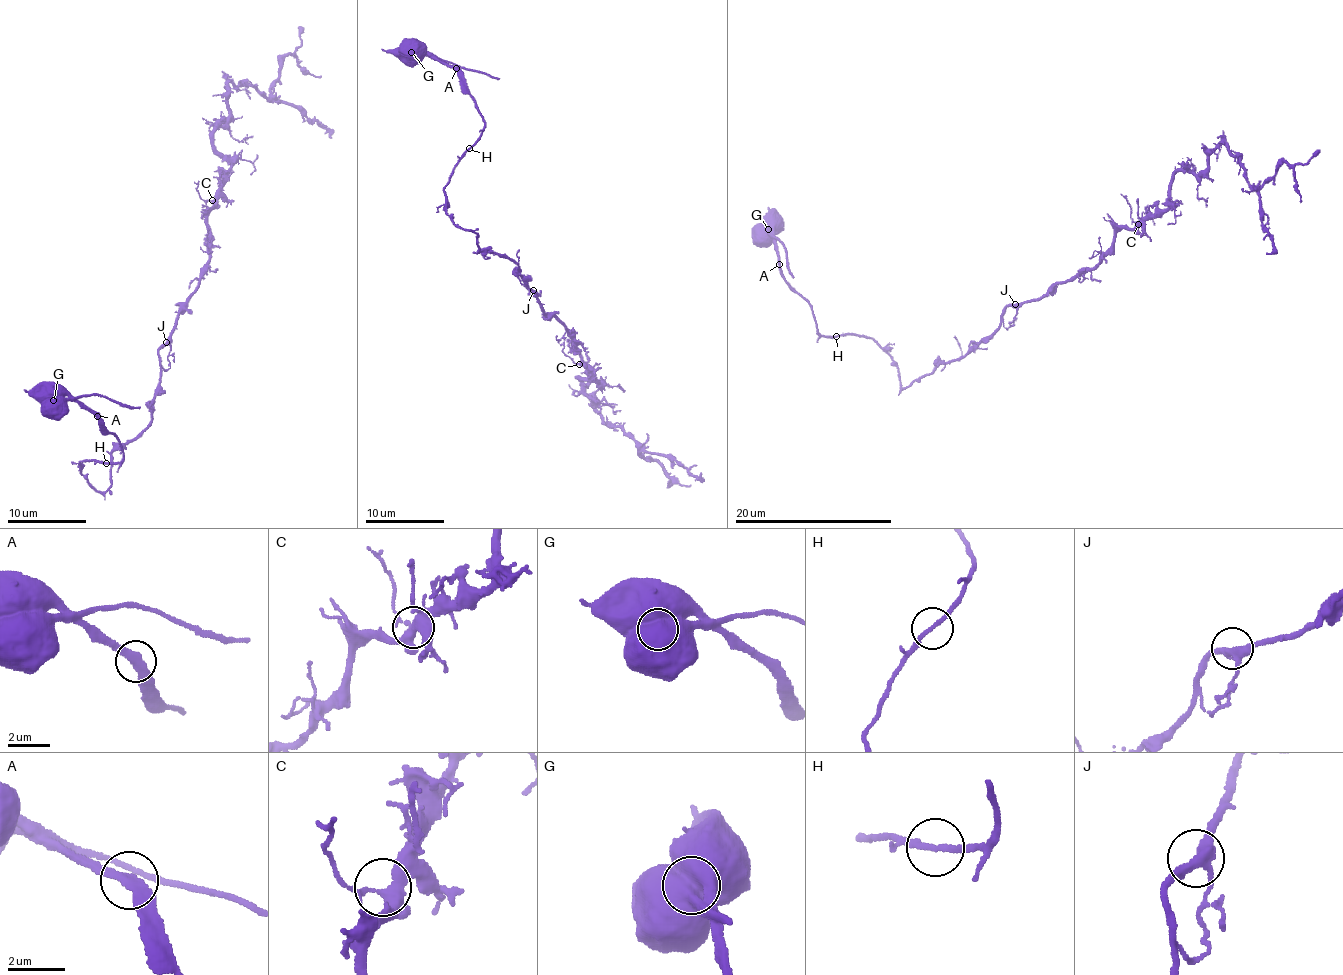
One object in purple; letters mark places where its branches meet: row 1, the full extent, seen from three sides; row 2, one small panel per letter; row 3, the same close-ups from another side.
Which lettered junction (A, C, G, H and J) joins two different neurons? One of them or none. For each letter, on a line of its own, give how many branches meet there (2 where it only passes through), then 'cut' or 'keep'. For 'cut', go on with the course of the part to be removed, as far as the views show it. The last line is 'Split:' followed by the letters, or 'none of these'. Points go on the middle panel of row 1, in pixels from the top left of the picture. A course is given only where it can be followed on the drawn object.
A: 2 branches meet; keep
C: 4 branches meet; keep
G: 1 branches meet; cut; foreign part runs (412, 52), (431, 53), (499, 79)
H: 2 branches meet; keep
J: 3 branches meet; keep
Split: G

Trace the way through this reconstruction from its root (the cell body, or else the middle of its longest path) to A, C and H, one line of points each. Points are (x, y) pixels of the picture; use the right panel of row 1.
A: (1017, 315), (1009, 327), (902, 389), (898, 366), (872, 340), (818, 332), (812, 308), (778, 263)
C: (1017, 315), (1023, 303), (1038, 299), (1047, 290), (1095, 265), (1108, 250), (1112, 237), (1138, 224)
H: (1017, 315), (1009, 327), (1001, 326), (963, 355), (936, 364), (902, 389), (898, 366), (872, 340), (836, 337)

